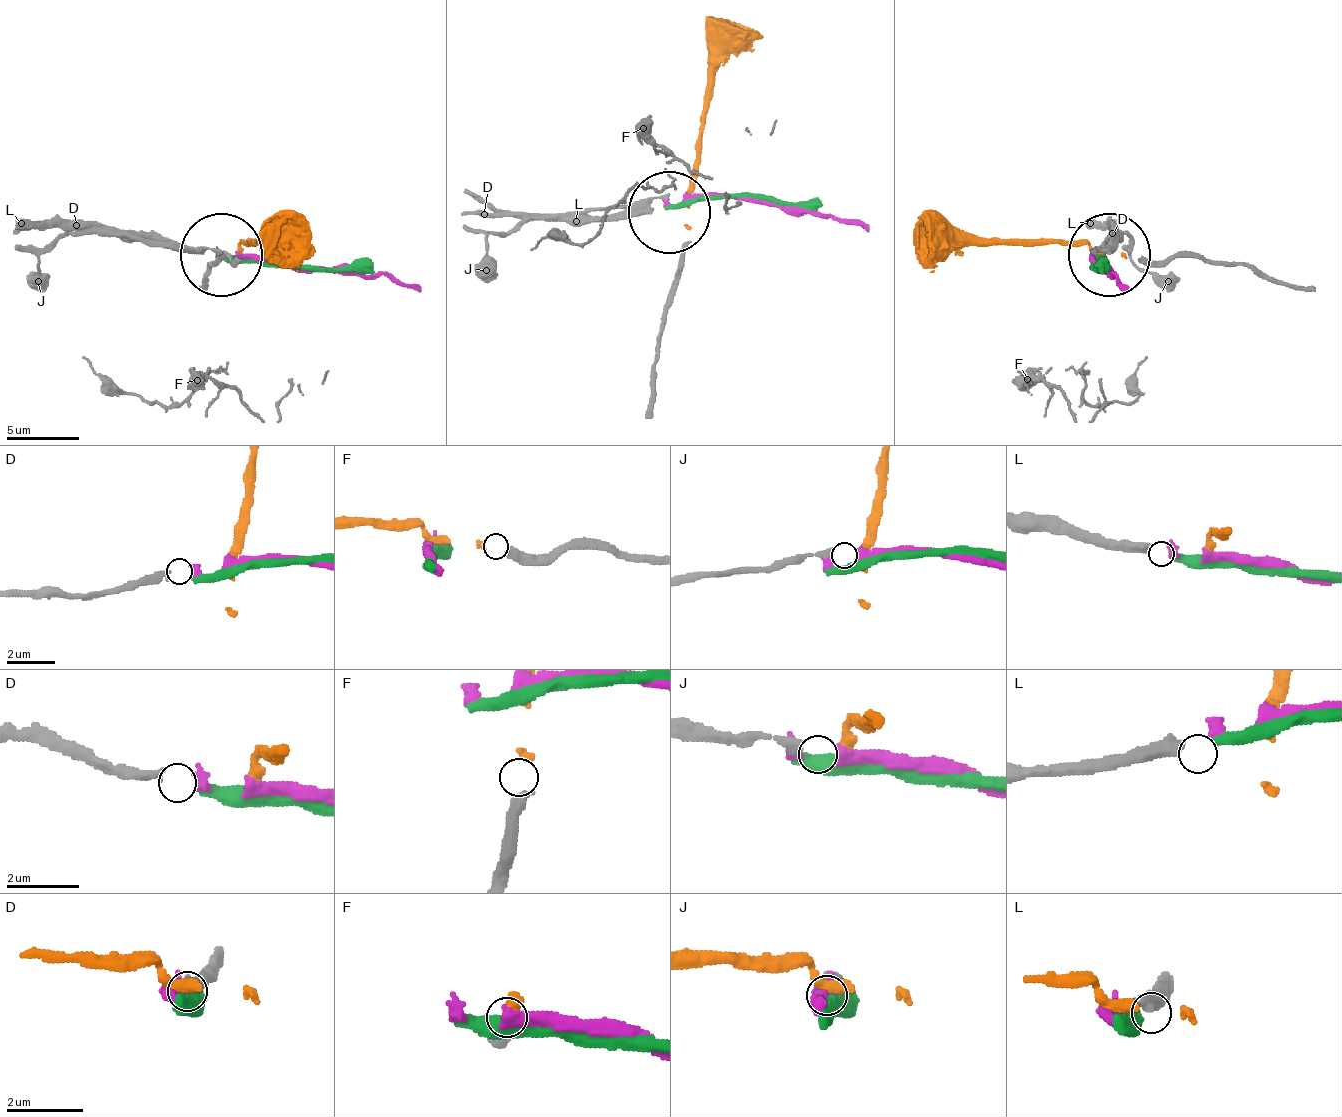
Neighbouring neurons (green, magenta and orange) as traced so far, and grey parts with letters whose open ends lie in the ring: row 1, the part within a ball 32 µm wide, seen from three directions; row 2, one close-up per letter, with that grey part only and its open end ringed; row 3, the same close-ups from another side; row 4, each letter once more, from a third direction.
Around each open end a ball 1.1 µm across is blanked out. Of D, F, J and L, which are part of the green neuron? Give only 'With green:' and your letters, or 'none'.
With green: L

